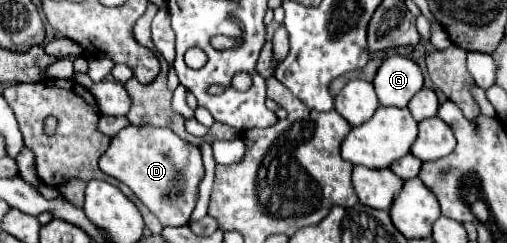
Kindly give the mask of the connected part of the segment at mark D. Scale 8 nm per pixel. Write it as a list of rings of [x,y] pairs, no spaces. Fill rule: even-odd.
[[[133,124],[111,140],[111,146],[99,158],[99,168],[127,184],[163,226],[185,226],[189,222],[197,204],[199,182],[205,174],[201,150],[197,146],[181,140],[171,128]]]

